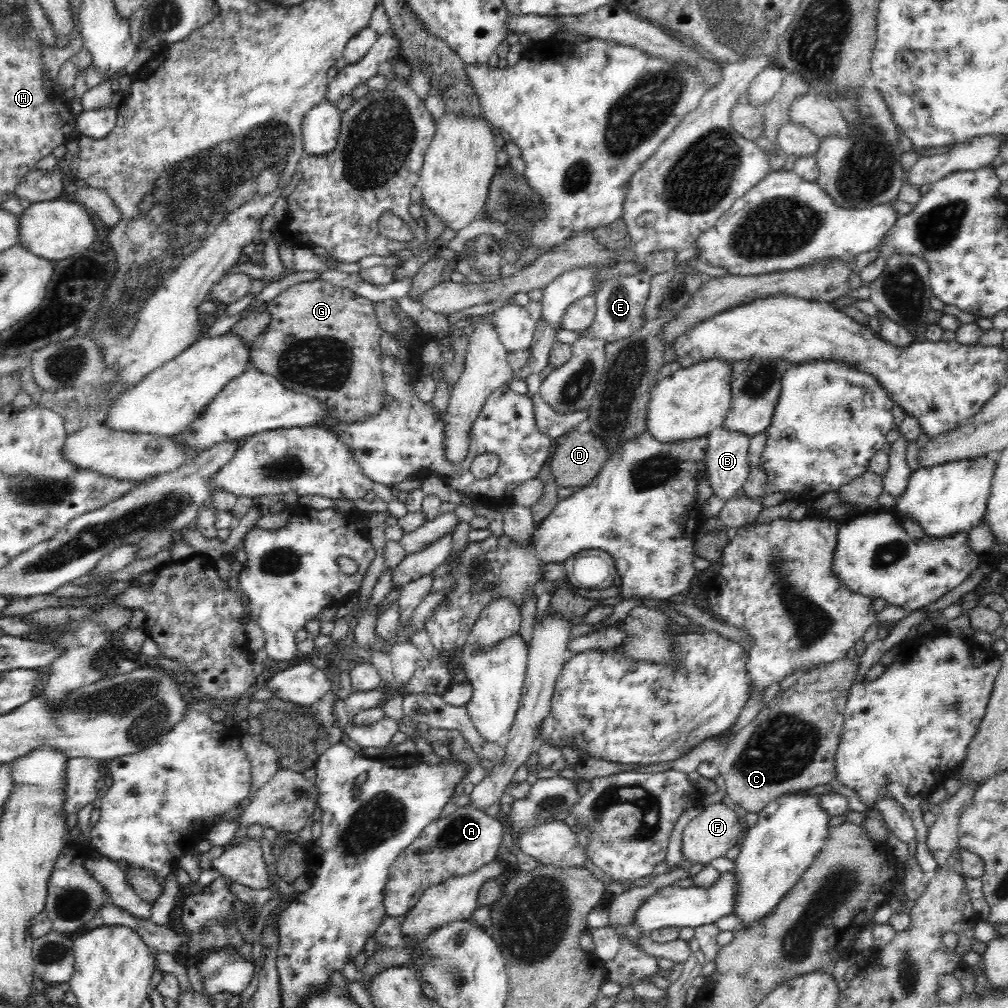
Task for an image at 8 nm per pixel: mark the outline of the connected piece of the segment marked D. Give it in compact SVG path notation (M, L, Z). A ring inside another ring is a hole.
M574 430L566 438L562 438L551 461L551 474L558 487L571 487L574 490L586 488L600 473L608 457L608 447L600 437L594 435L592 431L580 434Z

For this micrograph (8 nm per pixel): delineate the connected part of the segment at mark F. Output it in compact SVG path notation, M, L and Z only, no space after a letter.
M715 803L704 806L704 810L692 819L692 822L683 830L682 854L683 859L692 861L692 864L710 865L710 861L725 854L736 846L740 835L740 824L735 811L724 803Z

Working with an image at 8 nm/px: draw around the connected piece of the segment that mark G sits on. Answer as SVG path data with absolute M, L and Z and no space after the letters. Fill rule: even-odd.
M315 279L313 281L300 282L290 286L288 289L279 293L273 300L267 302L266 310L270 313L270 324L266 330L256 337L256 340L250 345L251 364L254 368L264 372L264 374L274 376L280 380L280 383L294 392L300 392L304 395L314 397L320 402L328 405L328 411L332 413L332 418L348 421L348 423L363 421L367 416L377 413L384 408L385 384L381 369L381 349L380 336L383 330L378 324L377 314L375 313L374 302L359 296L351 289L332 285L326 280Z

